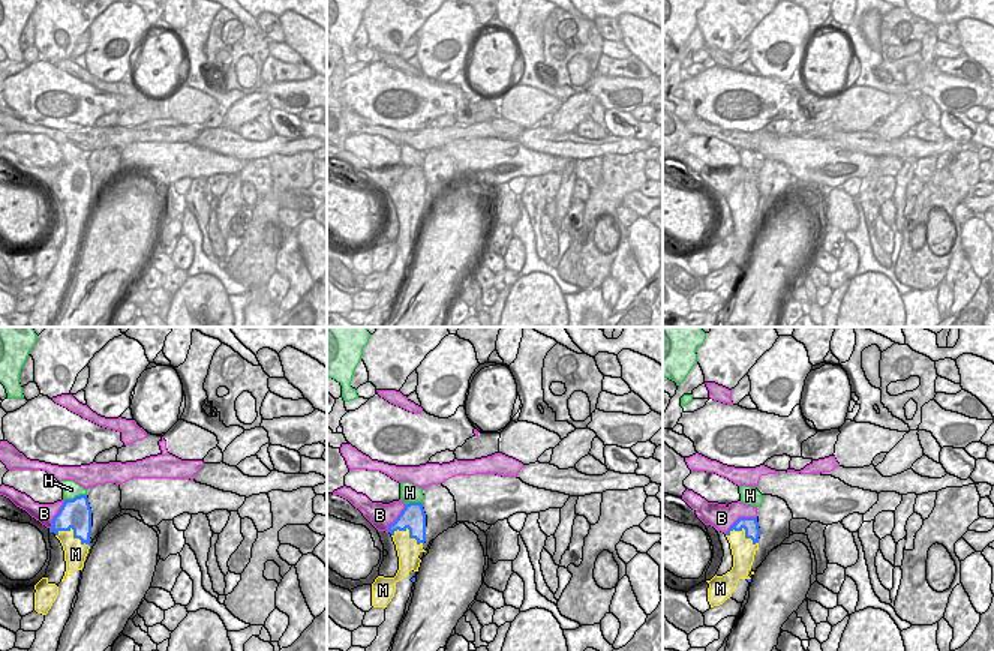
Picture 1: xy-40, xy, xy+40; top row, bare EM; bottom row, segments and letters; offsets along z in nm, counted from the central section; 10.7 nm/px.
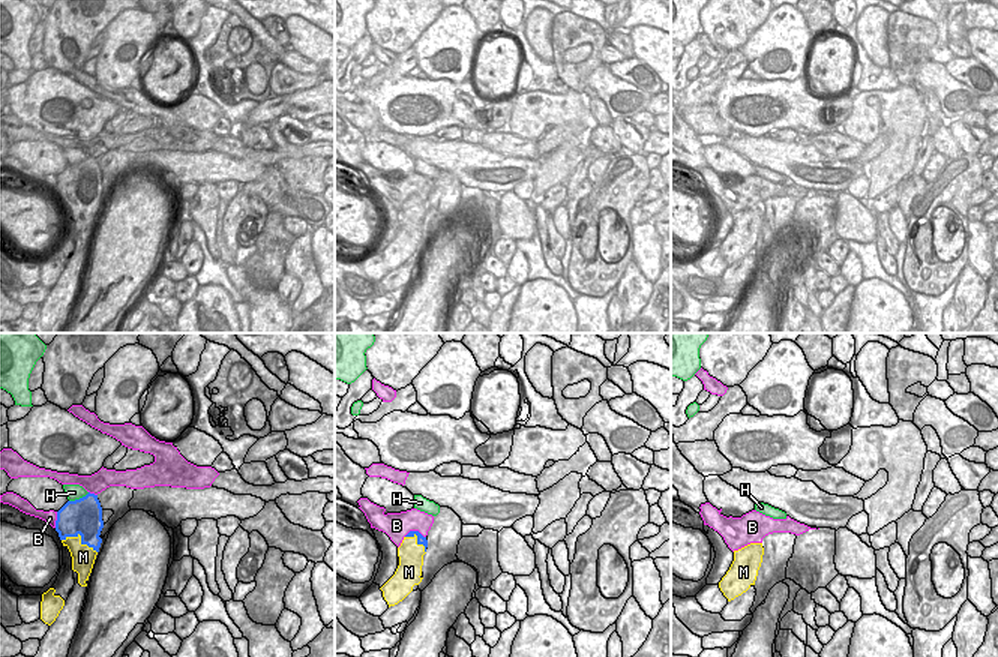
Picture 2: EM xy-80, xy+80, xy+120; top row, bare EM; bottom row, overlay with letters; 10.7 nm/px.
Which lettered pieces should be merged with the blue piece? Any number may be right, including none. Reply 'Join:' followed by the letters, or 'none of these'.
Join: none of these

